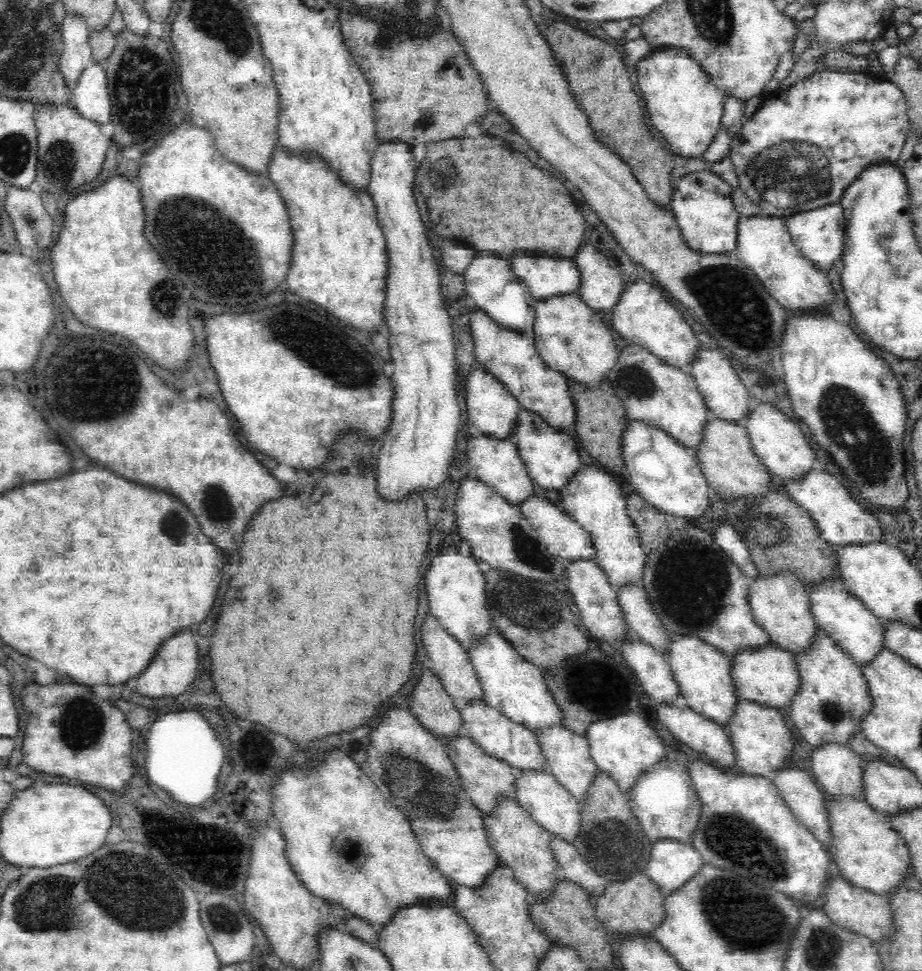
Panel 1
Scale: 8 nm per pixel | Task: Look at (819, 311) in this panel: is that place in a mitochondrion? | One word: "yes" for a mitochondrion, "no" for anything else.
no

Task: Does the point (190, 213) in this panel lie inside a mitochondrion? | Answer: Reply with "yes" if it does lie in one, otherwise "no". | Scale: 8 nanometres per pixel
yes

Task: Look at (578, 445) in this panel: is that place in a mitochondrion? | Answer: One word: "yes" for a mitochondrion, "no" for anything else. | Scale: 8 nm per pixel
no

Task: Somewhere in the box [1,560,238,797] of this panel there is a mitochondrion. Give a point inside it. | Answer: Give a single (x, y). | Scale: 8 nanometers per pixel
(80, 724)

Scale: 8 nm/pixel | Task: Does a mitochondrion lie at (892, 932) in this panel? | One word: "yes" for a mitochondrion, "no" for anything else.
no

